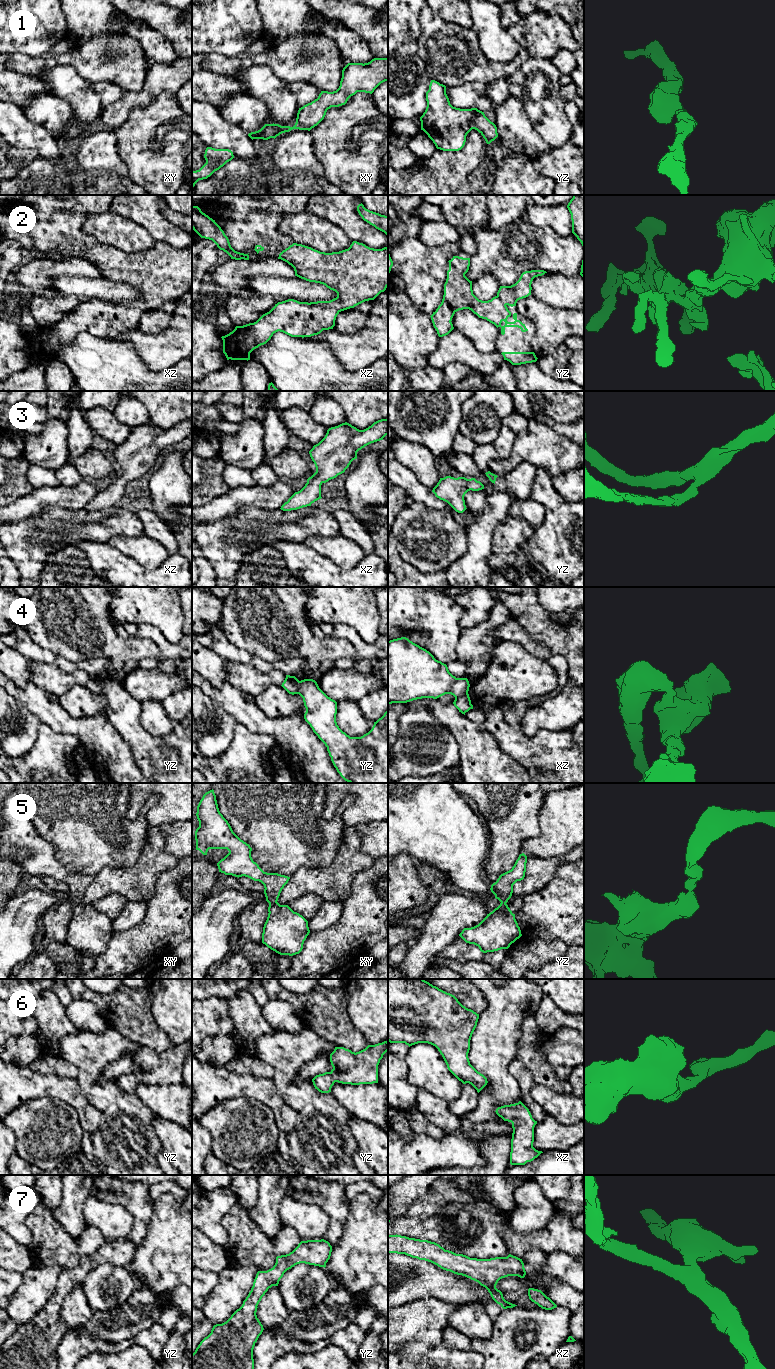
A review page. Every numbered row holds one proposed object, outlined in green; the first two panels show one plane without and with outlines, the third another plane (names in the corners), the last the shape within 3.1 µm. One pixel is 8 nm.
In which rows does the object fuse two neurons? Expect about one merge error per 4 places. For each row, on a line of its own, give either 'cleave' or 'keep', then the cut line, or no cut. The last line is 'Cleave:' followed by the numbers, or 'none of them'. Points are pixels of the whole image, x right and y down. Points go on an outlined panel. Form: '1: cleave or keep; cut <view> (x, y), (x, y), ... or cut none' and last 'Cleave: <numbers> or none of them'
1: keep; cut none
2: keep; cut none
3: keep; cut none
4: cleave; cut yz (300, 681), (297, 693)
5: keep; cut none
6: keep; cut none
7: keep; cut none
Cleave: 4

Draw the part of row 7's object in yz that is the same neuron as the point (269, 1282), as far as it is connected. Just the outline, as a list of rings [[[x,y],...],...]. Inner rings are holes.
[[[324,1239],[301,1241],[298,1246],[289,1254],[277,1256],[276,1263],[271,1269],[267,1271],[258,1271],[251,1291],[243,1301],[242,1306],[237,1309],[226,1322],[214,1325],[211,1333],[200,1342],[195,1352],[192,1354],[192,1369],[254,1369],[253,1349],[259,1336],[264,1330],[263,1325],[256,1315],[258,1308],[257,1306],[262,1297],[269,1288],[272,1286],[278,1286],[279,1281],[283,1277],[284,1273],[297,1264],[305,1263],[325,1268],[326,1263],[330,1259],[331,1252],[332,1246]]]

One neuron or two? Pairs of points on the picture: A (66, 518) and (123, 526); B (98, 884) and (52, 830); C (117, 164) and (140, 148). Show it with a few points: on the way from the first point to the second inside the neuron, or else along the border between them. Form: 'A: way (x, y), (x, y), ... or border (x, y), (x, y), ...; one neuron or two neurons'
A: way (80, 525), (109, 525); one neuron
B: border (115, 868), (104, 866), (93, 876); two neurons
C: border (116, 138), (117, 154), (132, 182); two neurons

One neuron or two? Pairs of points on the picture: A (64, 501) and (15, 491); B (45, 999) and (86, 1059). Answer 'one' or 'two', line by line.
A: two
B: two

